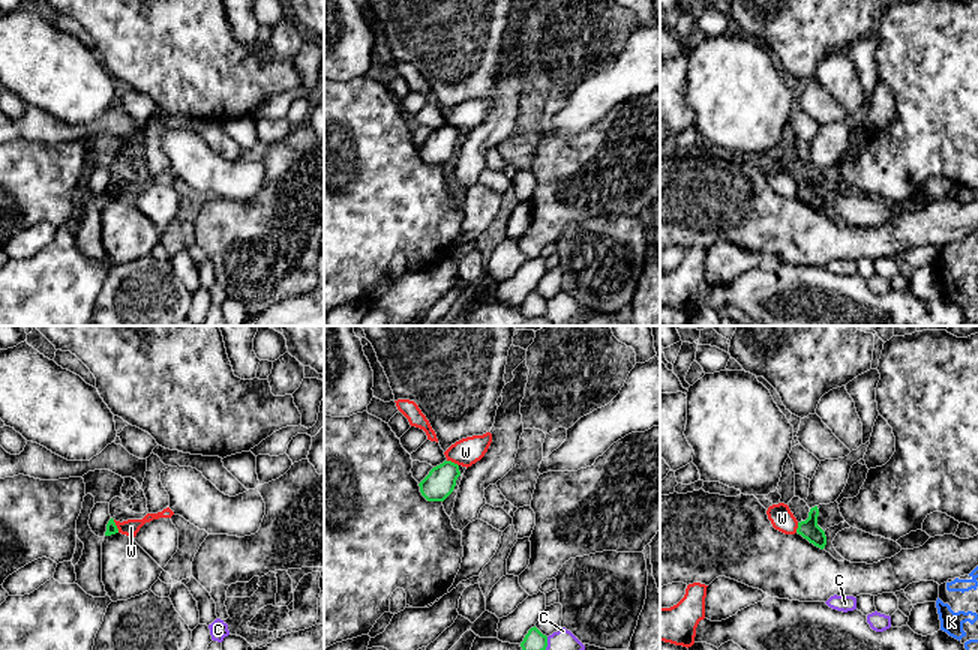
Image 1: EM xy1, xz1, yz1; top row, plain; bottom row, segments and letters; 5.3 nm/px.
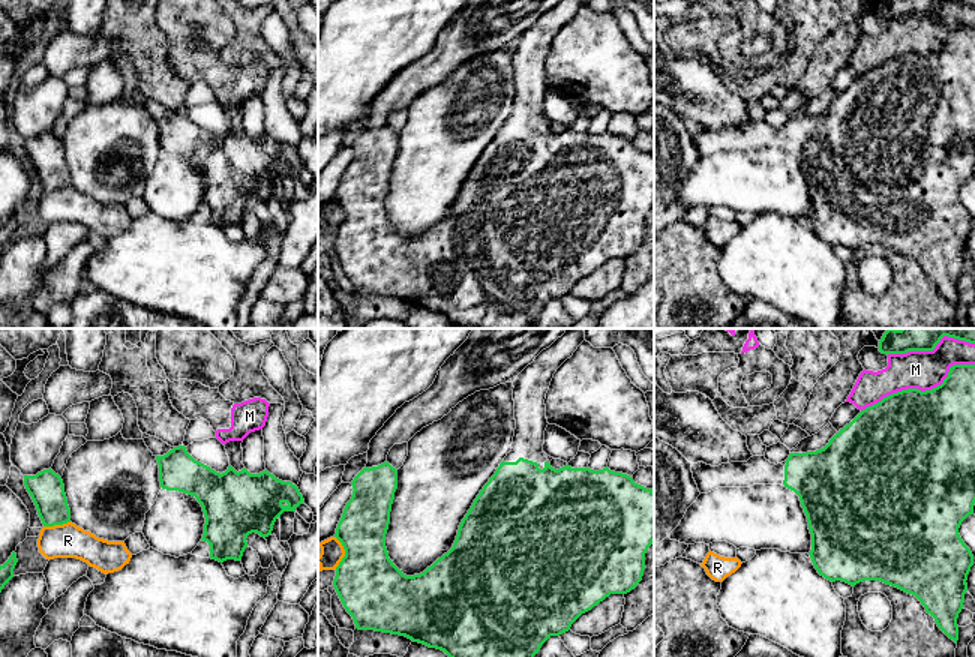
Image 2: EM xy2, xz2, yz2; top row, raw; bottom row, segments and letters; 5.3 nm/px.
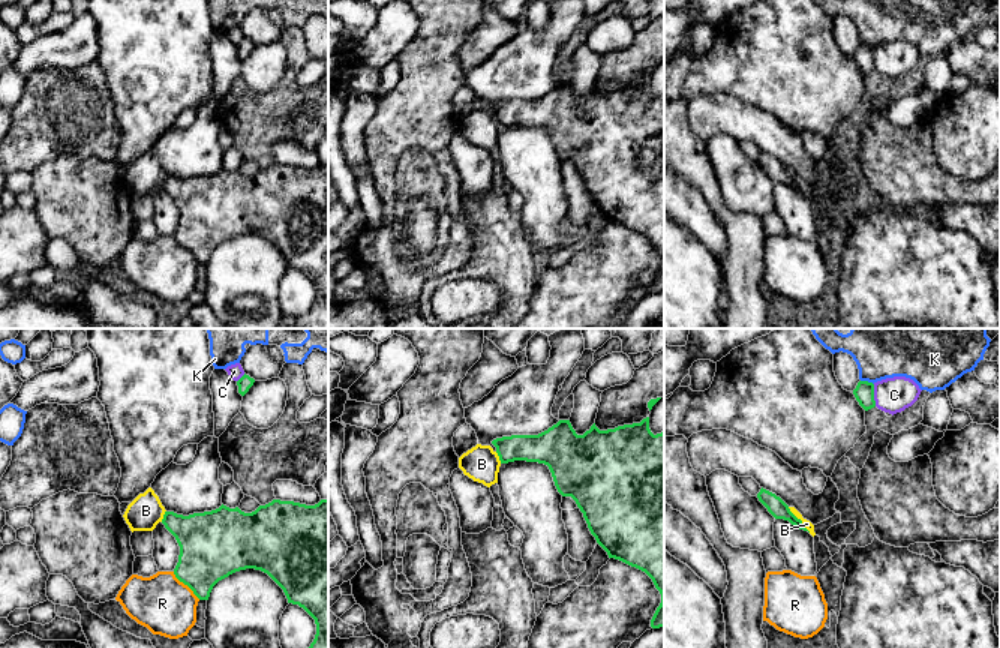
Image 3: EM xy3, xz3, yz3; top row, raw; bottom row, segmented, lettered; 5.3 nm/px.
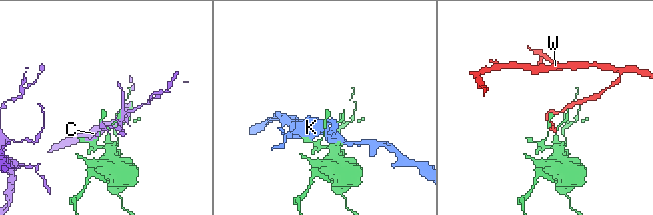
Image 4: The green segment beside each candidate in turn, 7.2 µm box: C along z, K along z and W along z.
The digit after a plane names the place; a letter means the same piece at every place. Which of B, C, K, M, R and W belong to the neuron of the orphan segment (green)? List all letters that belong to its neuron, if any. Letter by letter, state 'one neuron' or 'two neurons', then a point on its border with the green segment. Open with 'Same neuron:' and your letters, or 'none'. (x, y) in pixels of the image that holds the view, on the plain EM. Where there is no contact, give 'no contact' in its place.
Same neuron: none
B: two neurons; meets green in yz3 at (799, 183)
C: two neurons; meets green in yz3 at (873, 59)
K: two neurons; meets green in yz3 at (867, 45)
M: two neurons; meets green in yz2 at (920, 54)
R: two neurons; meets green in xy3 at (186, 248)
W: two neurons; meets green in xy1 at (116, 189)

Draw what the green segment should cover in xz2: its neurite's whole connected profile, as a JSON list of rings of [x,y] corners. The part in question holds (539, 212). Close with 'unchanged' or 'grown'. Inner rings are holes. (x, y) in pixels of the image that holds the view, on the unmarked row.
[[[561,0],[549,12],[543,14],[531,28],[528,28],[513,45],[514,84],[516,93],[512,106],[512,114],[496,132],[495,138],[483,150],[471,172],[462,183],[453,212],[438,222],[423,237],[406,240],[388,222],[386,212],[386,198],[390,188],[390,176],[398,153],[398,134],[388,126],[378,130],[363,132],[351,146],[352,160],[346,166],[342,182],[338,188],[334,201],[342,207],[345,220],[336,231],[333,250],[346,273],[352,280],[356,292],[375,294],[382,297],[399,298],[412,306],[423,308],[429,312],[444,315],[453,326],[462,328],[528,328],[540,315],[542,309],[550,300],[560,300],[570,294],[572,288],[585,276],[591,274],[610,258],[627,258],[642,244],[645,234],[645,218],[654,207],[654,154],[646,153],[633,146],[622,136],[610,135],[608,130],[598,135],[586,132],[572,132],[568,128],[560,134],[550,130],[543,117],[546,82],[546,57],[556,33],[573,20],[578,10],[585,4],[585,0]]]; grown

